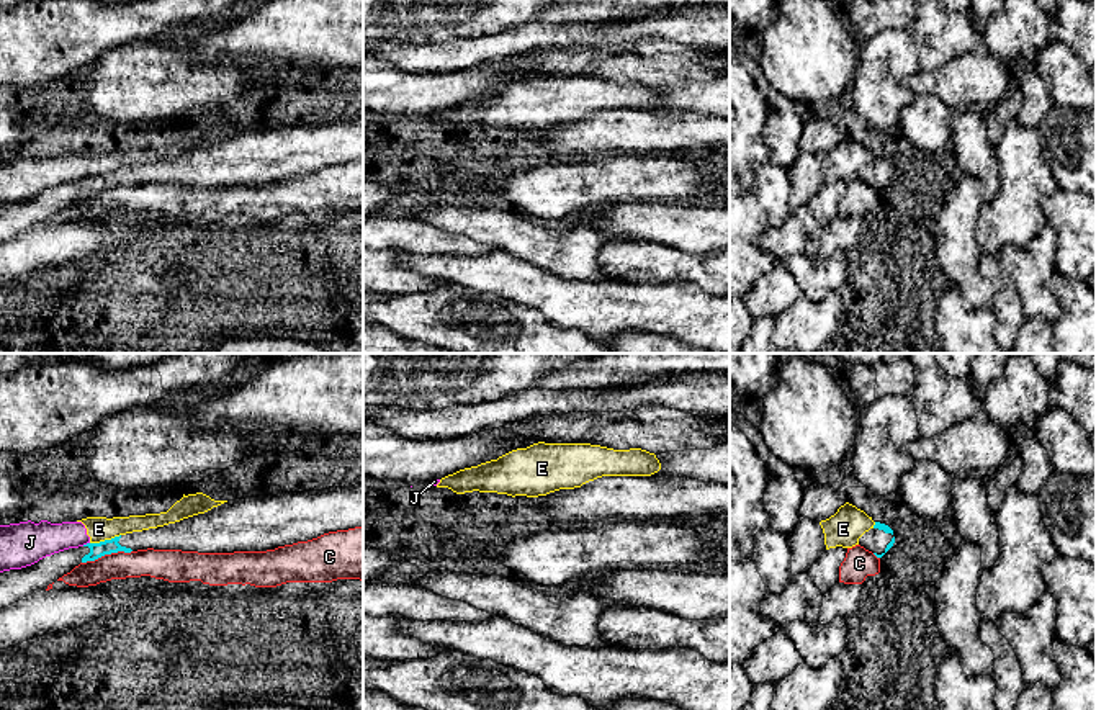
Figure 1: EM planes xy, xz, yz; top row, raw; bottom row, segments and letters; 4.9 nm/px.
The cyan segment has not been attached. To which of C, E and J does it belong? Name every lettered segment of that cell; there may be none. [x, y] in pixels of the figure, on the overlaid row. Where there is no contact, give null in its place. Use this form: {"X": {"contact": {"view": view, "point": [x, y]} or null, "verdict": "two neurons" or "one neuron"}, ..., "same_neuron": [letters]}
{"C": {"contact": {"view": "xy", "point": [107, 553]}, "verdict": "two neurons"}, "E": {"contact": {"view": "xy", "point": [105, 540]}, "verdict": "two neurons"}, "J": {"contact": {"view": "xy", "point": [87, 543]}, "verdict": "two neurons"}, "same_neuron": []}

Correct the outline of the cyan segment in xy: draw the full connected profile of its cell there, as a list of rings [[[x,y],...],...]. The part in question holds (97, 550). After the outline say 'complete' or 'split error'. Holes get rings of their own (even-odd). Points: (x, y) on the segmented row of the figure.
[[[363,484],[234,499],[175,524],[69,548],[31,566],[3,571],[0,609],[46,591],[80,563],[118,551],[267,551],[355,527],[363,527]]]; split error

